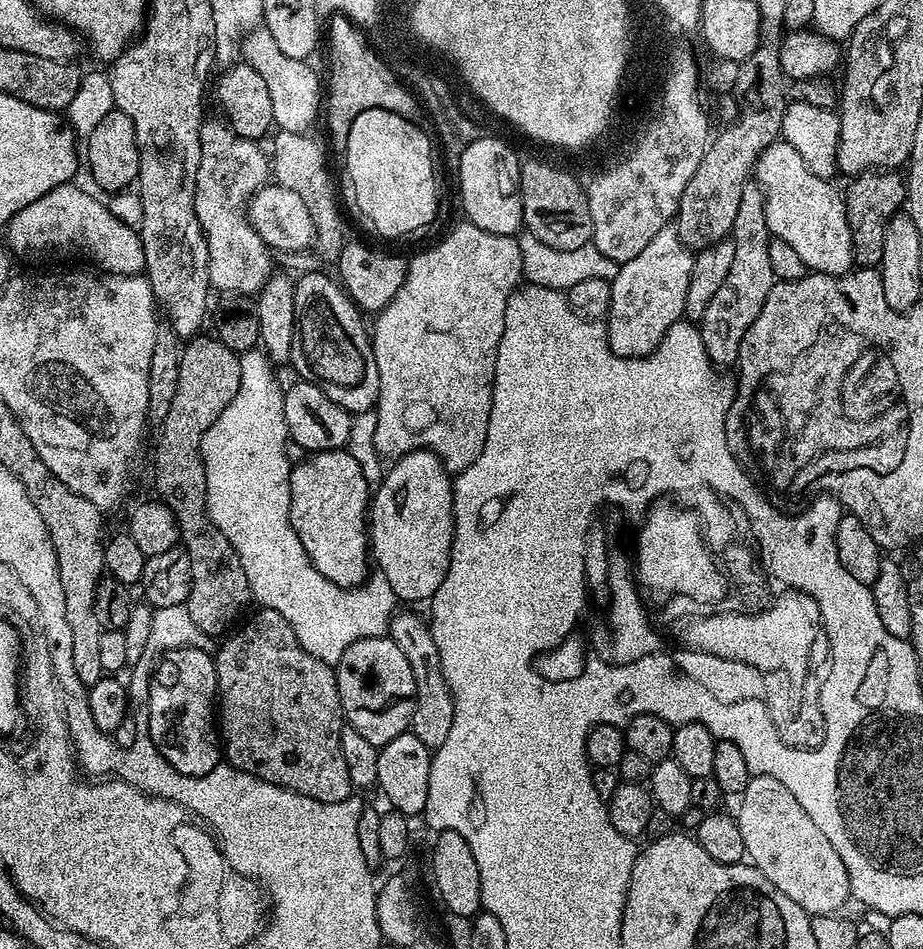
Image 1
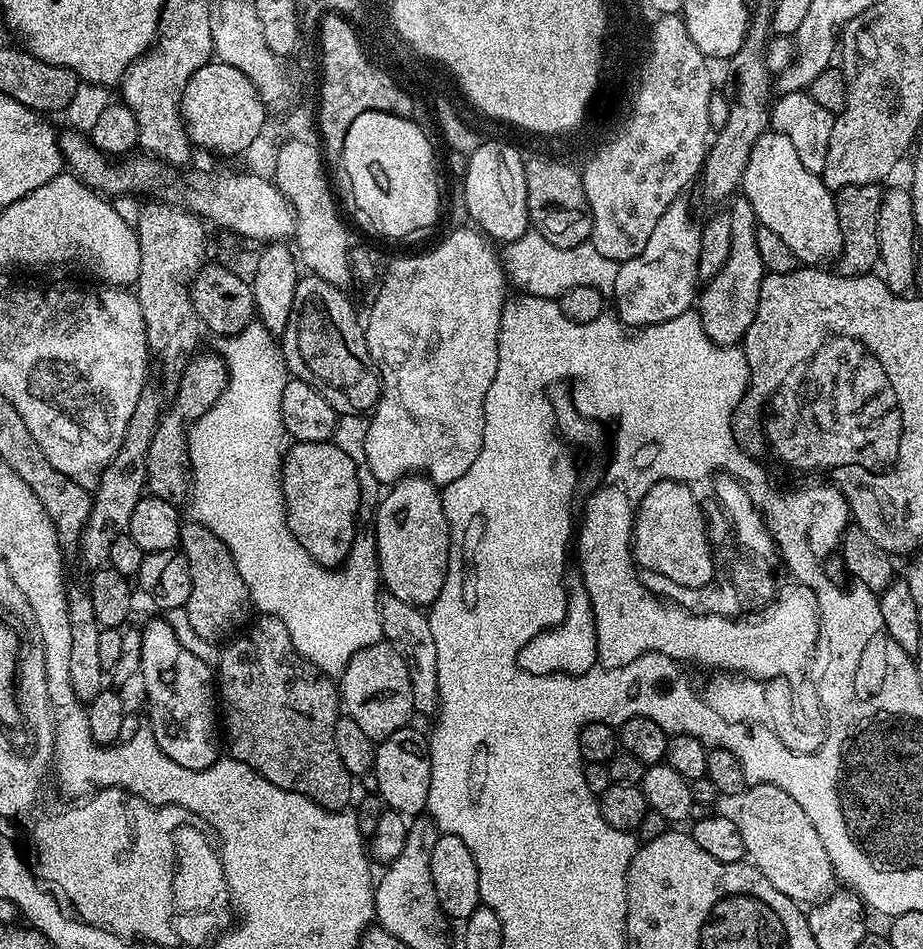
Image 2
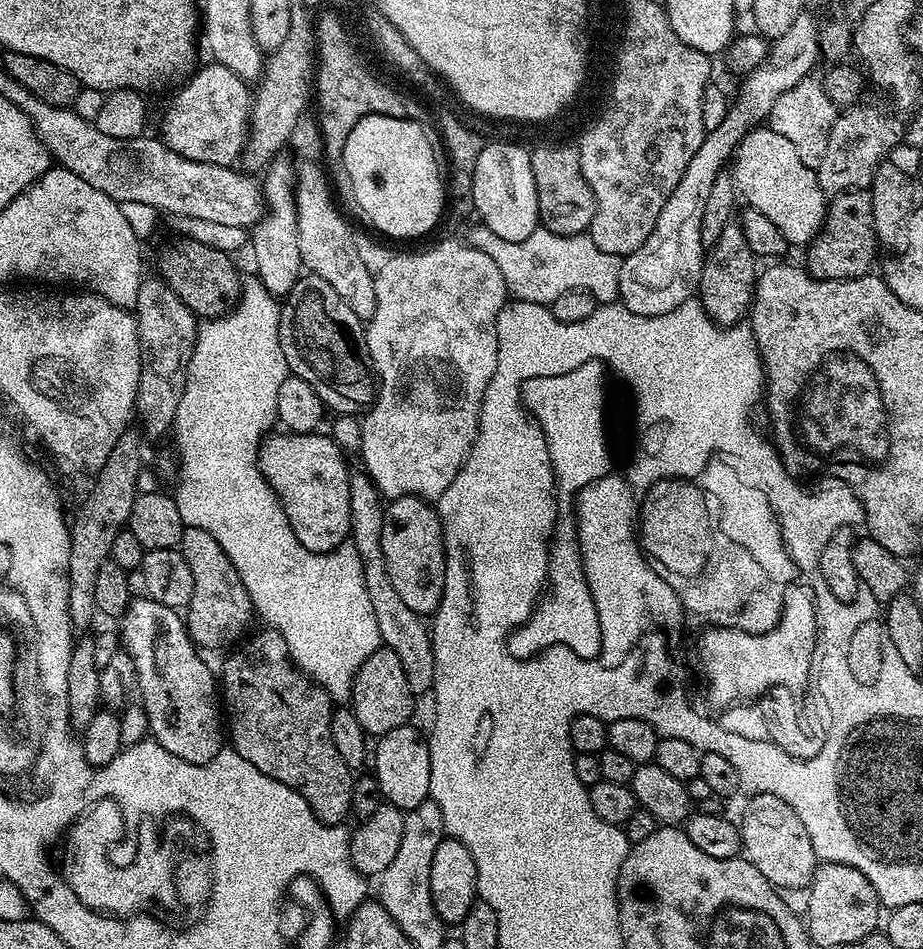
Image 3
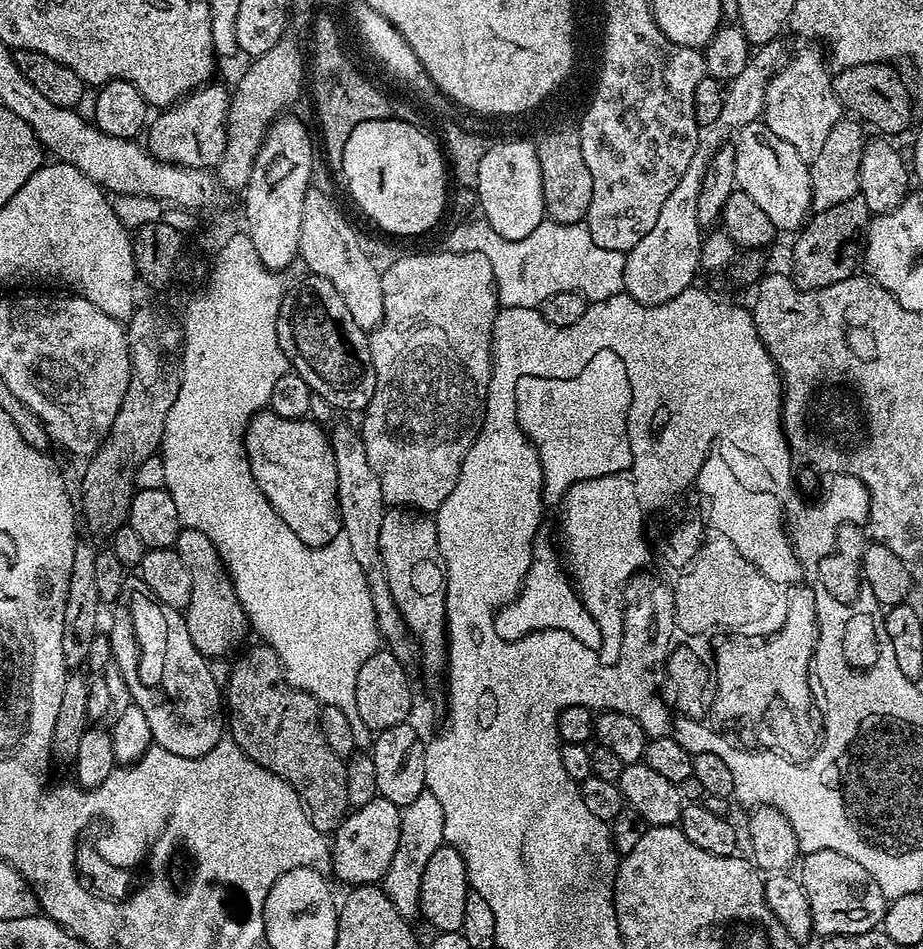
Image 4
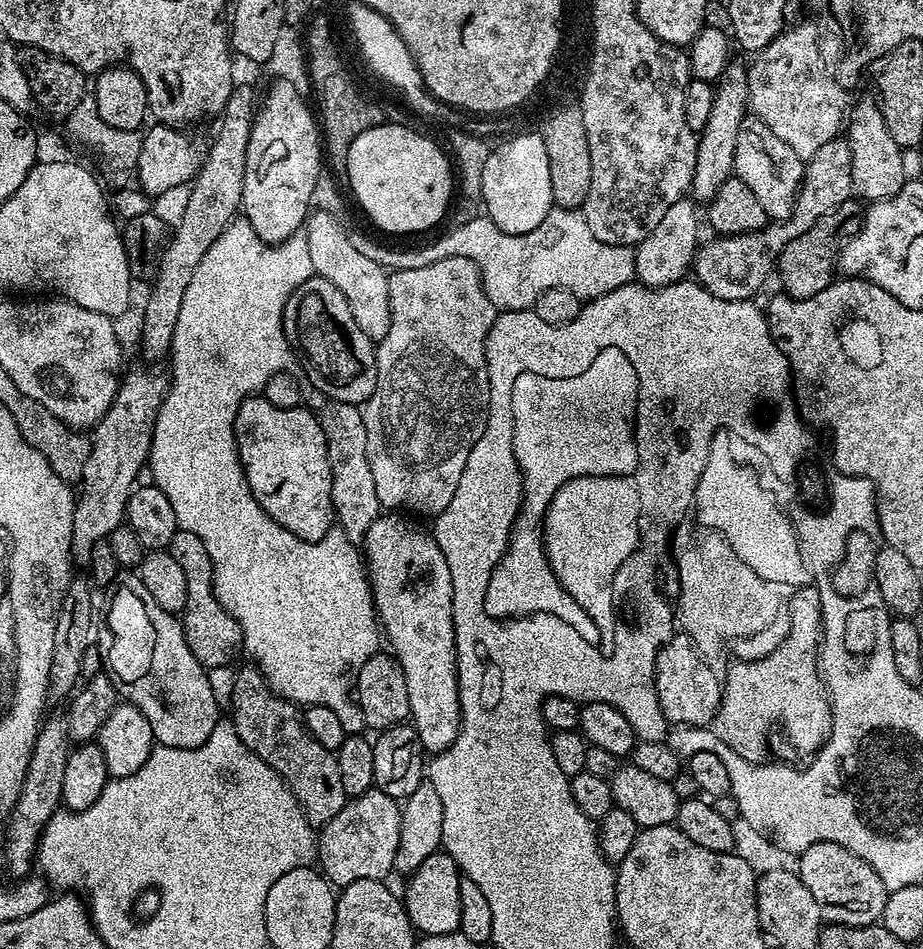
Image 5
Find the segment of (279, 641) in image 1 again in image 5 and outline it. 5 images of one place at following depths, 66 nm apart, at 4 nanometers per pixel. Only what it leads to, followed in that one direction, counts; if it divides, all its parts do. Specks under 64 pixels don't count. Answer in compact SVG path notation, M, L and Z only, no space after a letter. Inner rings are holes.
M259 667L240 668L236 674L234 682L234 694L230 703L230 719L232 725L238 730L238 736L246 742L250 750L257 752L281 778L287 782L288 788L296 795L296 800L300 803L300 809L304 811L304 816L308 823L313 826L322 826L342 810L342 806L347 804L350 797L346 790L342 790L342 773L338 770L336 754L331 752L316 737L308 733L306 721L301 709L286 697L280 696L269 684L267 677Z

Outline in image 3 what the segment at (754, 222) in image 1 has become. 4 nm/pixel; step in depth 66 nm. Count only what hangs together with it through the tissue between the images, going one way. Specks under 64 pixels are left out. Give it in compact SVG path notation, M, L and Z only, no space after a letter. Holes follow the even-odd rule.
M733 222L722 230L722 238L704 257L704 269L700 275L698 299L712 321L721 326L736 326L740 320L749 315L752 297L756 294L756 278L758 275L758 258L750 250L750 242L746 242L746 234L742 234L742 226Z

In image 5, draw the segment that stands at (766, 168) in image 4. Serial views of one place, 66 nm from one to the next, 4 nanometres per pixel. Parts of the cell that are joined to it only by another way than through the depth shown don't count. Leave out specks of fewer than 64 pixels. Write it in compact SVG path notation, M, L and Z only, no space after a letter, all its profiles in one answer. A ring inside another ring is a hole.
M755 118L745 119L744 125L738 130L738 150L734 150L735 175L740 177L746 186L750 186L762 210L773 221L785 220L796 207L796 198L800 190L800 183L804 180L805 161L801 160L766 122Z

